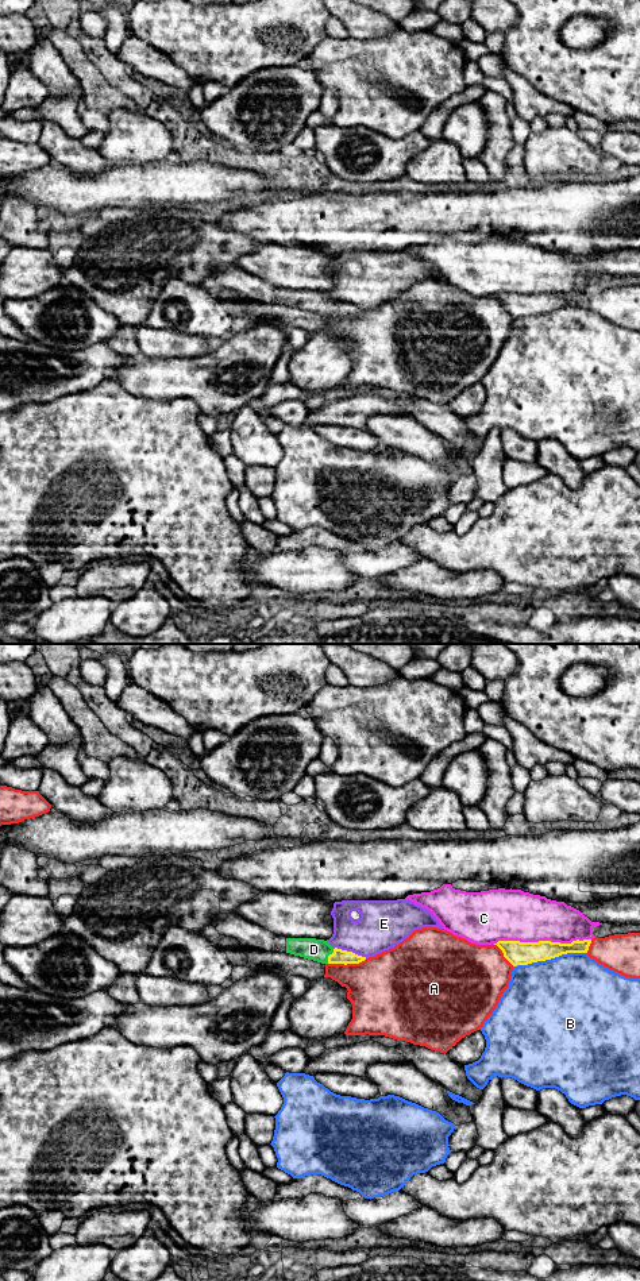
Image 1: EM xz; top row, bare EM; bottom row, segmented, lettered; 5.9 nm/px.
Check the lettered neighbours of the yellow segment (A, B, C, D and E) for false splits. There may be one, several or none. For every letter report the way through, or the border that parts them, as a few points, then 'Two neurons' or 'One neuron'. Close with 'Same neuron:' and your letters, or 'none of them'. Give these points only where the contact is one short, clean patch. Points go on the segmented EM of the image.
A: Two neurons
B: Two neurons
C: Two neurons
D: Path across: xz (339, 956), (328, 956), (313, 949). One neuron
E: Two neurons
Same neuron: D

